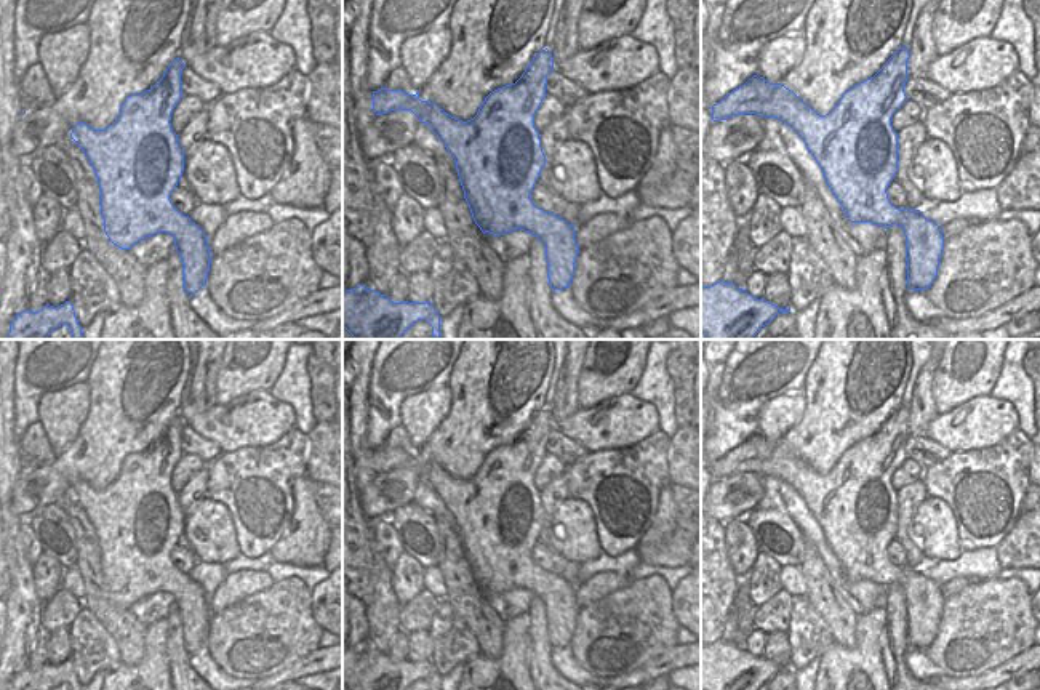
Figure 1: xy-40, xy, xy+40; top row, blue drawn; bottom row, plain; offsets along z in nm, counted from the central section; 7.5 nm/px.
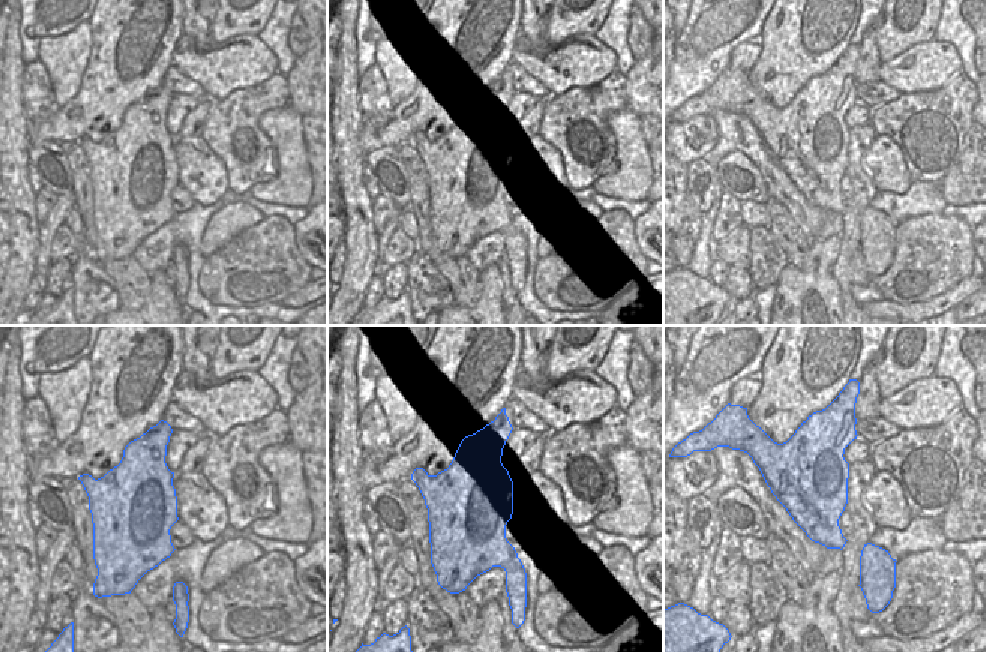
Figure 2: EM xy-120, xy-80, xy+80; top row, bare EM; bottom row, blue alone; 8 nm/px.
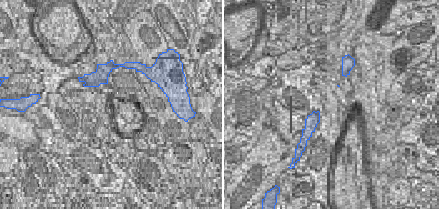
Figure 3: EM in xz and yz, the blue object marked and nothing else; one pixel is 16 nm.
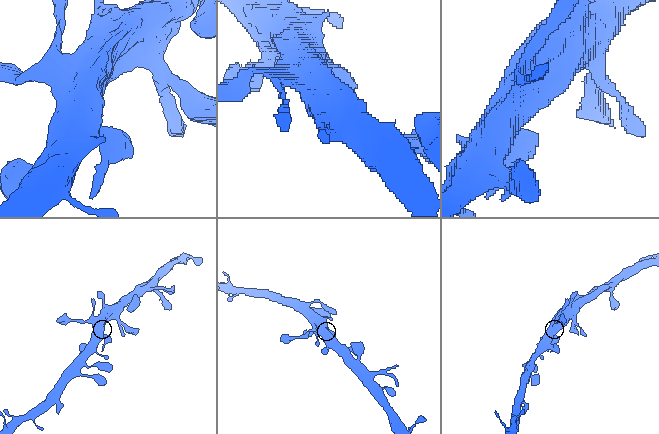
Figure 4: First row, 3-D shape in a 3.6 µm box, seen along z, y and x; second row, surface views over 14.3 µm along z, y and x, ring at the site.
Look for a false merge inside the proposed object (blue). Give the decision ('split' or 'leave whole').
split

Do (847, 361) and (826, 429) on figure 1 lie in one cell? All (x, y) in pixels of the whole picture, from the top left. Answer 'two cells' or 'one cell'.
one cell

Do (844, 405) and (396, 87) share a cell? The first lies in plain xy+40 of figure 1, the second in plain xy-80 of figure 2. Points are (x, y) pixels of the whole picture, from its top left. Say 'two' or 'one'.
two

